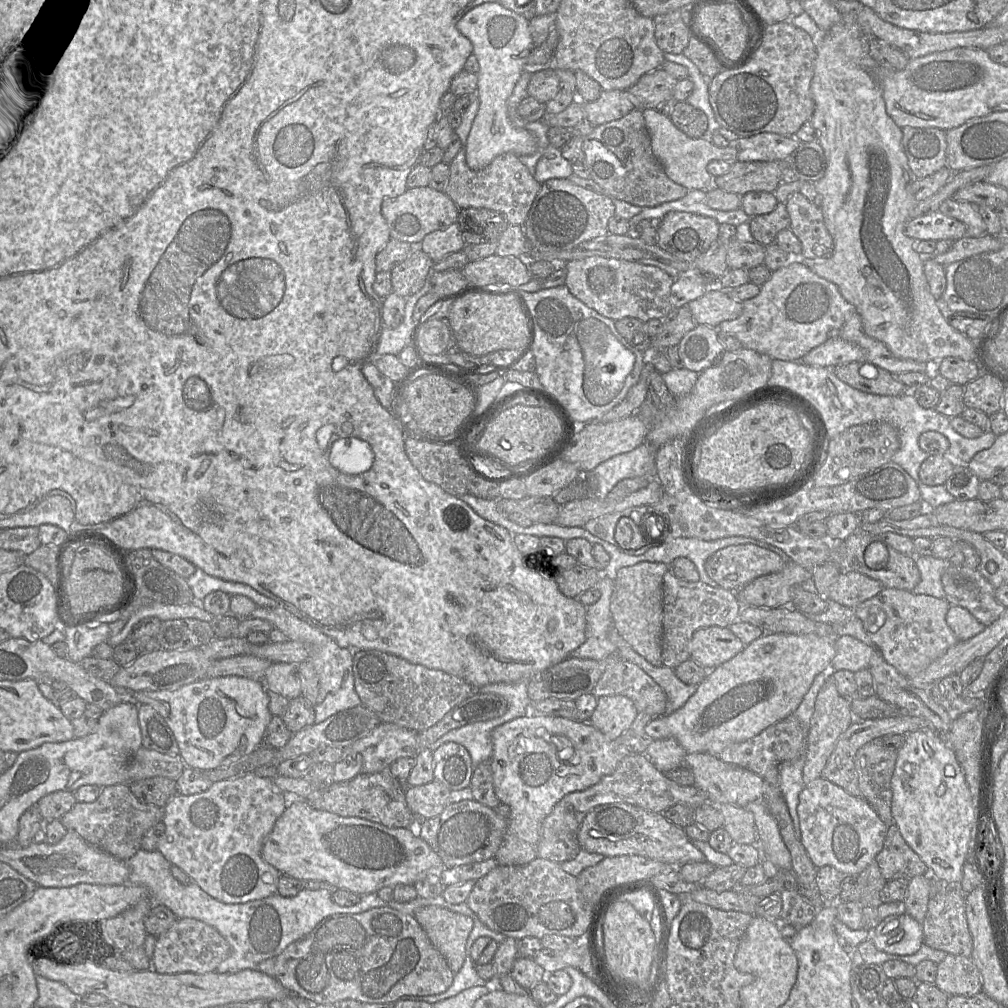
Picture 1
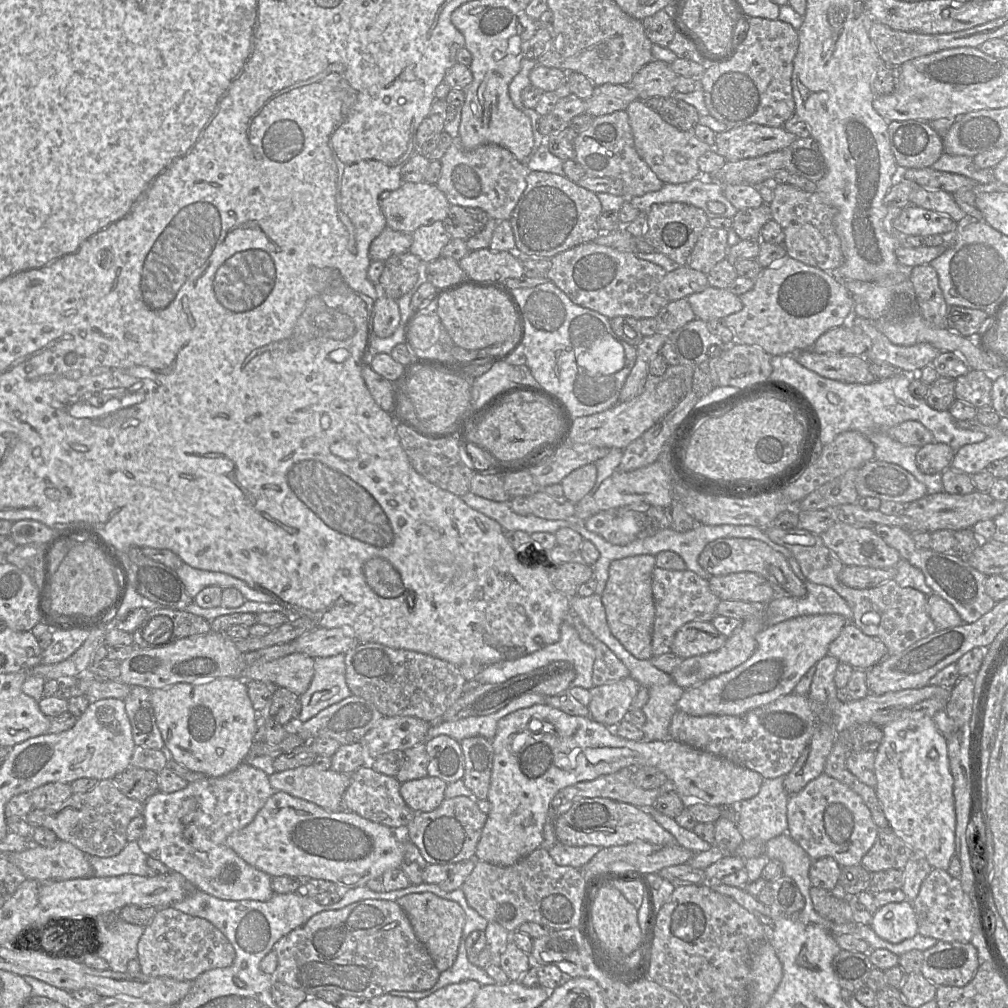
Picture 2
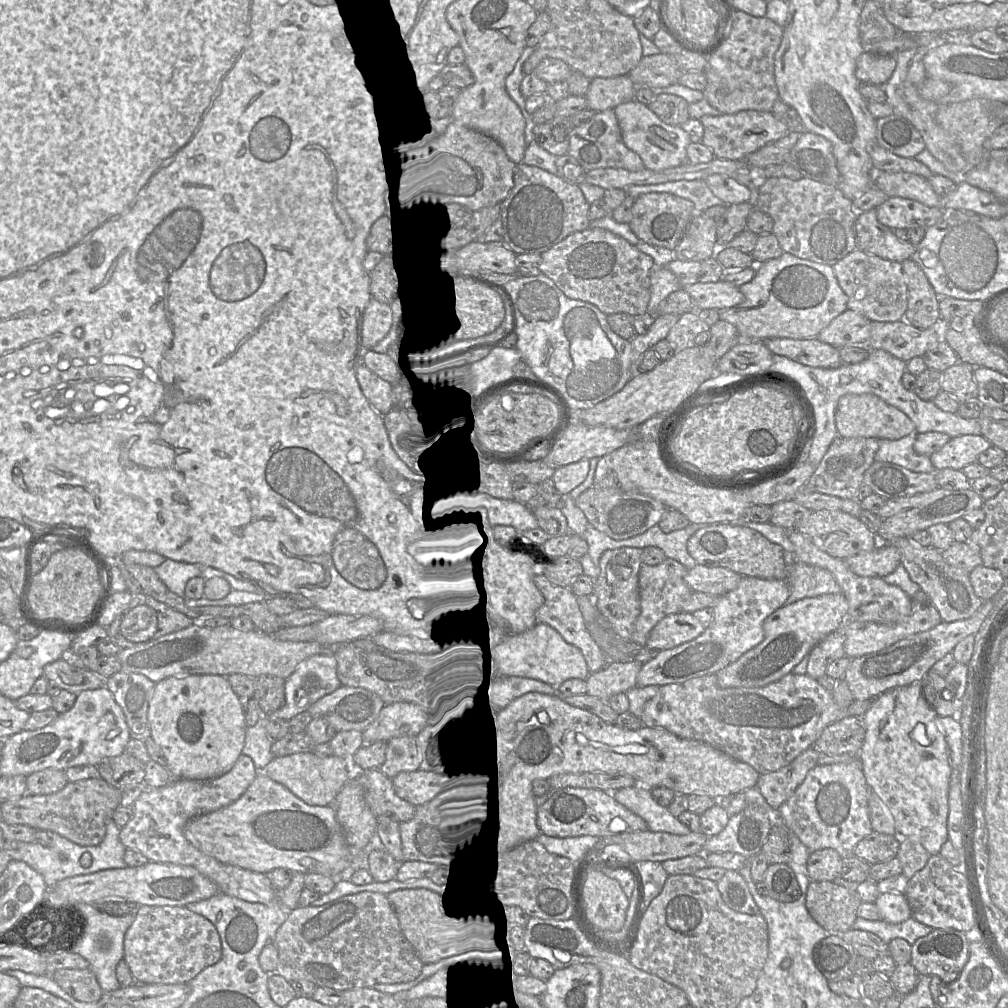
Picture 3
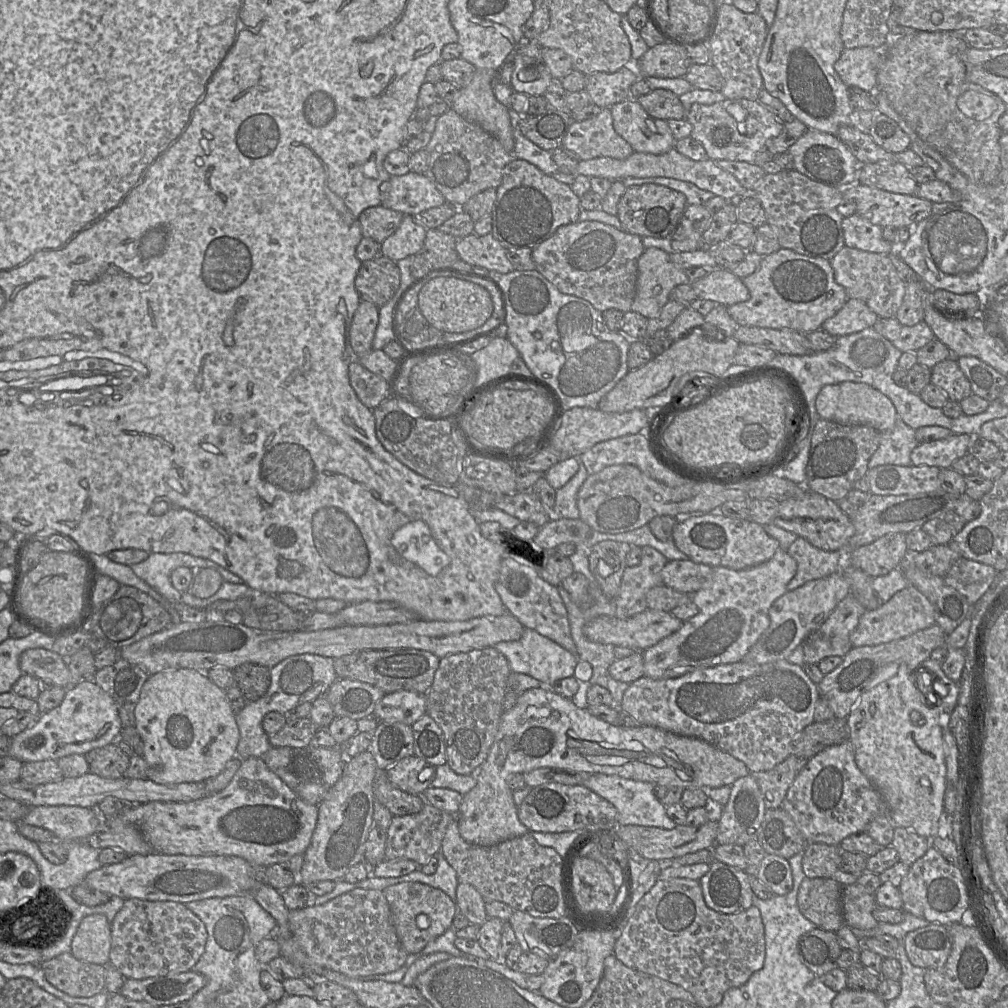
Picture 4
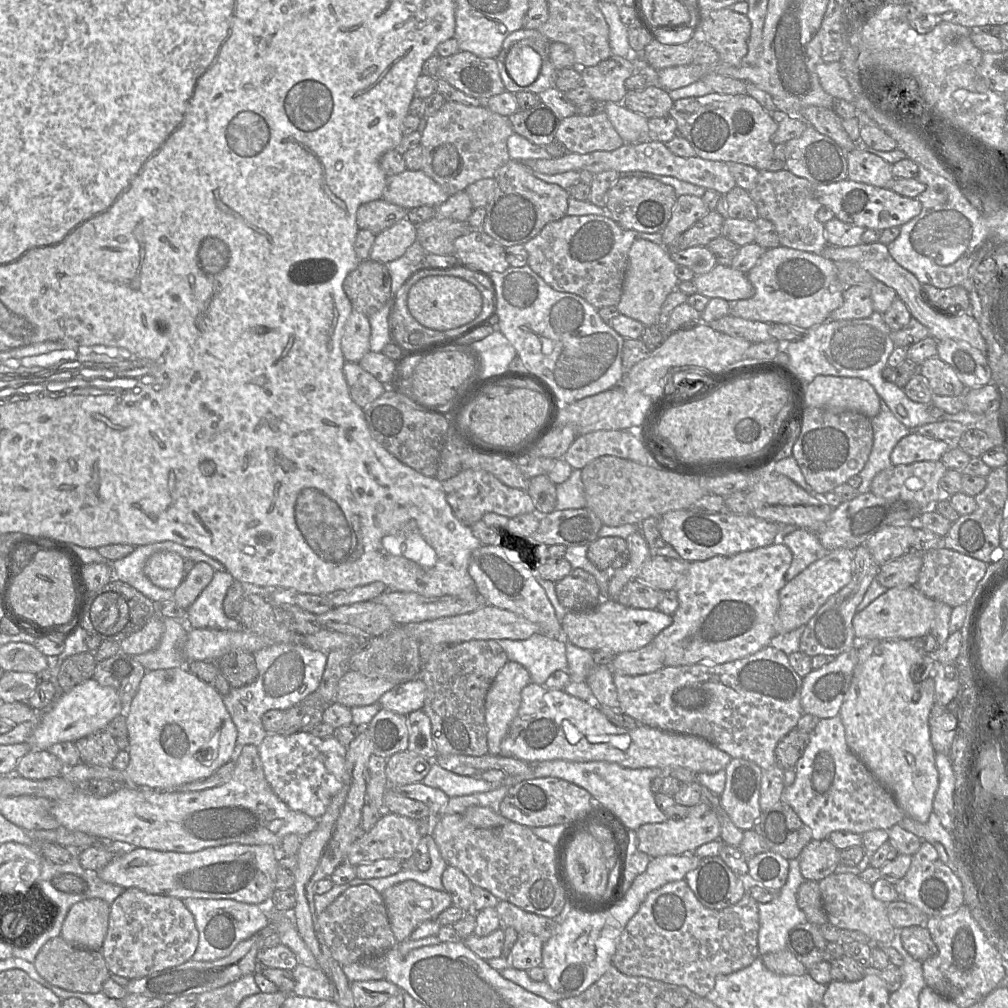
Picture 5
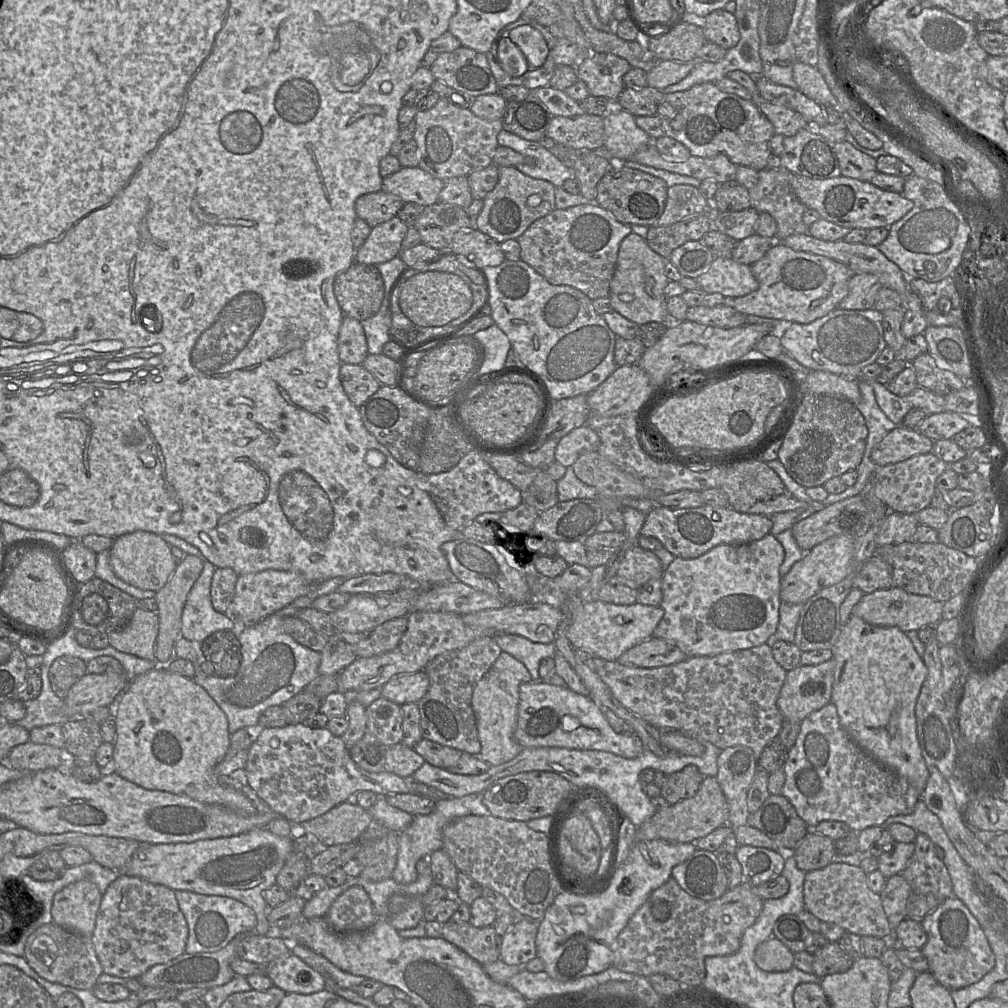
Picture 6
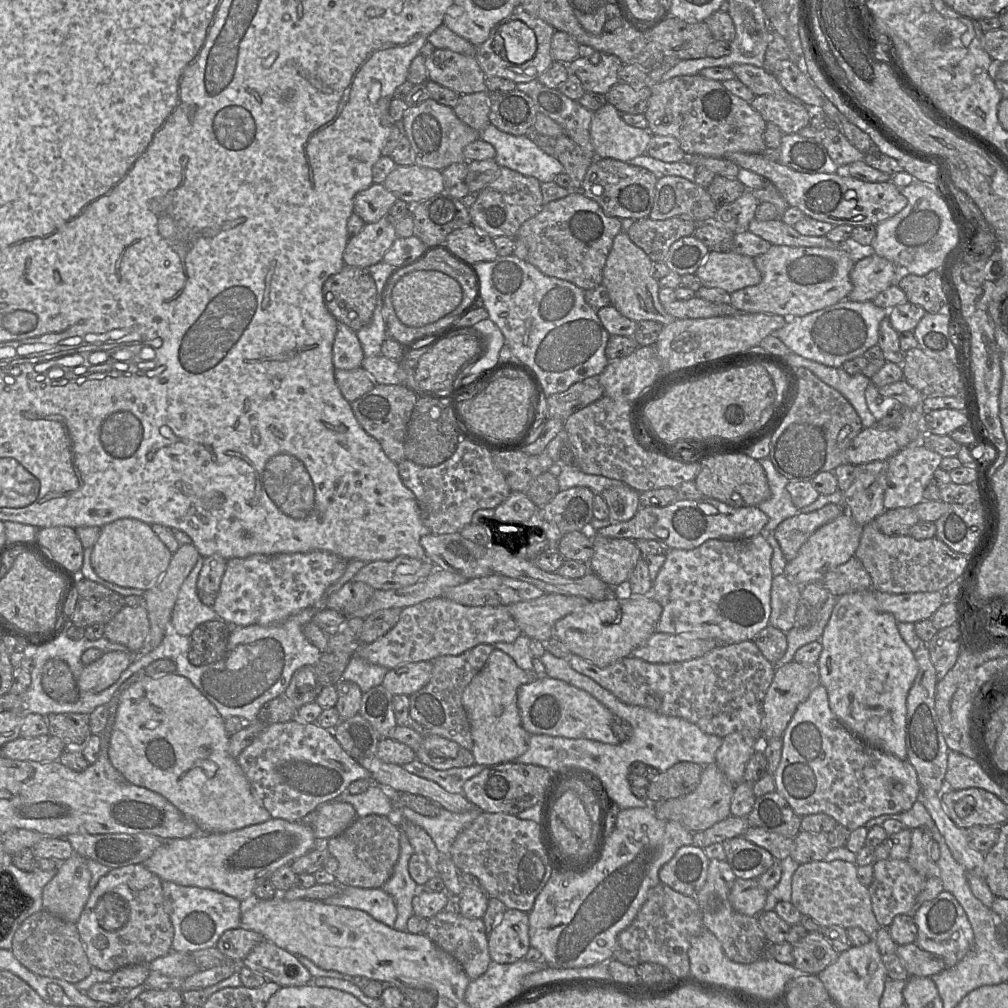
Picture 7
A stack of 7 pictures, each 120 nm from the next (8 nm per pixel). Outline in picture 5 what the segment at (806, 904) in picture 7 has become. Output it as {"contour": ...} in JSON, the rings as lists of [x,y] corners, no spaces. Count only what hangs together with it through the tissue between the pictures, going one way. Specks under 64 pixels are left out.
{"contour":[[[833,873],[820,880],[819,887],[829,923],[840,929],[860,931],[875,945],[891,945],[896,929],[890,923],[887,904],[875,898],[871,884],[859,875]]]}

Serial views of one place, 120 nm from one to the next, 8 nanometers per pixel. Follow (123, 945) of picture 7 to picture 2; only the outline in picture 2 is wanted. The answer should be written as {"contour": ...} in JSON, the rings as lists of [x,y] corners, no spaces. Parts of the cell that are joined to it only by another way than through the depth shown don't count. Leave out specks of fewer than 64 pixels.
{"contour":[[[159,908],[153,921],[144,928],[137,947],[141,973],[154,977],[170,977],[180,981],[194,981],[202,973],[229,967],[235,950],[226,936],[208,920],[173,908]]]}

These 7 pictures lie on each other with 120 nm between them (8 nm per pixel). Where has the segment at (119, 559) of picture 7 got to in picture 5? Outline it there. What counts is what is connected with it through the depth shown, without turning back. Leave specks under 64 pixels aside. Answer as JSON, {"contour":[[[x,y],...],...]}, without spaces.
{"contour":[[[156,552],[147,560],[144,573],[157,587],[175,590],[184,580],[184,559],[176,552]]]}

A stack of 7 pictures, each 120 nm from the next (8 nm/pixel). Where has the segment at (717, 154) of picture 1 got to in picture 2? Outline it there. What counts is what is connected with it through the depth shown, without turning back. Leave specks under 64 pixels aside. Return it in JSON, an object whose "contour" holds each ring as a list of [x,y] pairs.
{"contour":[[[643,100],[632,101],[625,111],[637,153],[664,184],[679,184],[696,179],[700,173],[699,157],[713,147],[699,140],[692,131],[682,131],[667,123],[657,111],[646,106]]]}

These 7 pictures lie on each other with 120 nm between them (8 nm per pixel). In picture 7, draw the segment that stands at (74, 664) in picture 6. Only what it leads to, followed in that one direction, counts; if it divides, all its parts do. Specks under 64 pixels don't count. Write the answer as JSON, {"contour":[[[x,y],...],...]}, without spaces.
{"contour":[[[51,658],[41,669],[44,691],[58,701],[75,701],[78,697],[77,680],[69,664],[61,658]]]}

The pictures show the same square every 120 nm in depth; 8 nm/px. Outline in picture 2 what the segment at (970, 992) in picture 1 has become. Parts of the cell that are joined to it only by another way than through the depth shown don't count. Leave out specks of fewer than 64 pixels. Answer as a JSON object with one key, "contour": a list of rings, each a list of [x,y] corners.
{"contour":[[[943,942],[923,951],[921,975],[935,986],[963,987],[980,966],[972,943]]]}

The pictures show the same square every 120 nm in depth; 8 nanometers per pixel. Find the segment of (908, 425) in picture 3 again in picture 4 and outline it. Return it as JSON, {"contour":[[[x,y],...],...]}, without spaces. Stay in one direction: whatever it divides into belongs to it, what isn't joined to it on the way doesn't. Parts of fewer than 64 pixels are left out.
{"contour":[[[841,382],[825,385],[816,398],[820,418],[842,425],[867,425],[879,432],[891,430],[898,419],[892,401],[882,392],[866,383]]]}

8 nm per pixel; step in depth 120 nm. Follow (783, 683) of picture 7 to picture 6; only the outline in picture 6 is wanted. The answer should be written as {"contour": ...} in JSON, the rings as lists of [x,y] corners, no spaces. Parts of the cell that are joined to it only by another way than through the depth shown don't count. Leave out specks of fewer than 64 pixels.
{"contour":[[[829,661],[787,672],[777,699],[785,721],[802,721],[831,702],[835,662]]]}

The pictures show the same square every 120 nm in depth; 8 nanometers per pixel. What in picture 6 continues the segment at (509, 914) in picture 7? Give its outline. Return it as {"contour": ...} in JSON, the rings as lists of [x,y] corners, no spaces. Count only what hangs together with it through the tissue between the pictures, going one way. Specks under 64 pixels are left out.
{"contour":[[[524,917],[500,938],[500,957],[508,965],[524,966],[537,956],[538,921]]]}

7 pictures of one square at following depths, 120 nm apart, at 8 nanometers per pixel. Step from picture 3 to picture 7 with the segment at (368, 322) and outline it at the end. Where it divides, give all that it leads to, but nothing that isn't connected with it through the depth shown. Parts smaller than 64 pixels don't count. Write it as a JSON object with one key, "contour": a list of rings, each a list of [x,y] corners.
{"contour":[[[338,323],[332,350],[335,369],[352,370],[361,367],[364,353],[356,332]]]}

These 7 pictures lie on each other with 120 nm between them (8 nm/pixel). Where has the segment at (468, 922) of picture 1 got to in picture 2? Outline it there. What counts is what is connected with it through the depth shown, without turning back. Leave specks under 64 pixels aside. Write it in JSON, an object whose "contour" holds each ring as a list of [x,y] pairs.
{"contour":[[[430,892],[407,894],[396,902],[408,916],[415,935],[427,948],[439,971],[443,972],[450,968],[456,960],[466,921],[466,915],[461,906]]]}

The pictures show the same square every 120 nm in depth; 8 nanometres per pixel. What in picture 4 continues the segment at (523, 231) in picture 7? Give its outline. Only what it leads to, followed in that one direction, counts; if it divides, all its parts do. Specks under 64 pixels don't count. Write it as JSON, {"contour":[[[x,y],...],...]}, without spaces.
{"contour":[[[578,221],[560,226],[555,233],[532,249],[536,270],[560,292],[590,302],[601,313],[608,309],[631,311],[637,290],[638,260],[645,251],[642,237],[598,221]]]}

